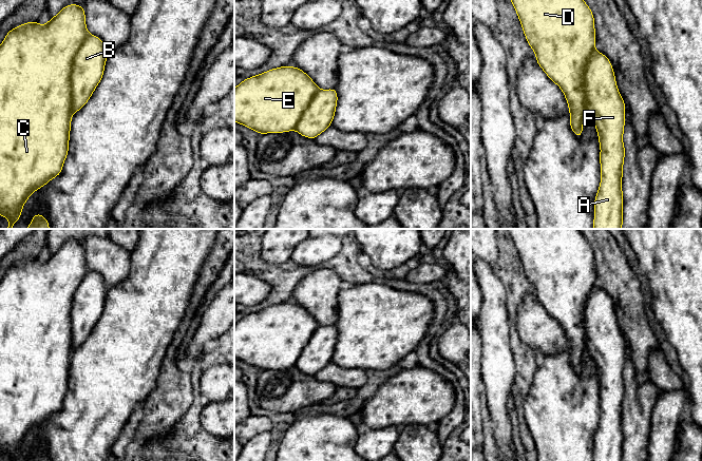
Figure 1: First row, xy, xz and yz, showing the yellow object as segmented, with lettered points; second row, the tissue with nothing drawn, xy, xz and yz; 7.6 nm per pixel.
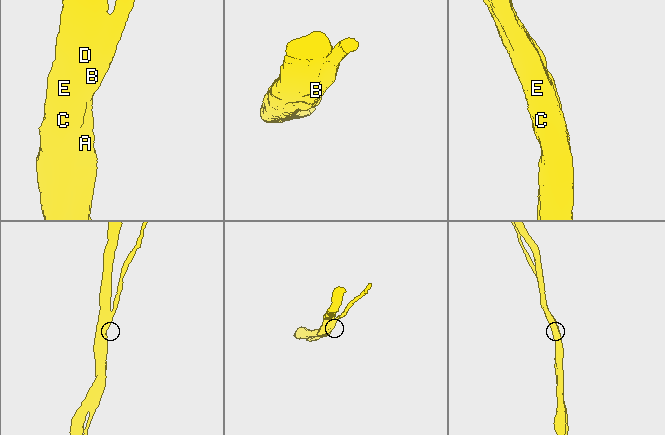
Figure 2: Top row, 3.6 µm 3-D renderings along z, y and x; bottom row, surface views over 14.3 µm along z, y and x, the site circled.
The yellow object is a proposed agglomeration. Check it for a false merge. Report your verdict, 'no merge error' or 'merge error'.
no merge error

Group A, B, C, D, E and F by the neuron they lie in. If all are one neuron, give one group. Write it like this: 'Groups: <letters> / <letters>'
Groups: A B C D E F

